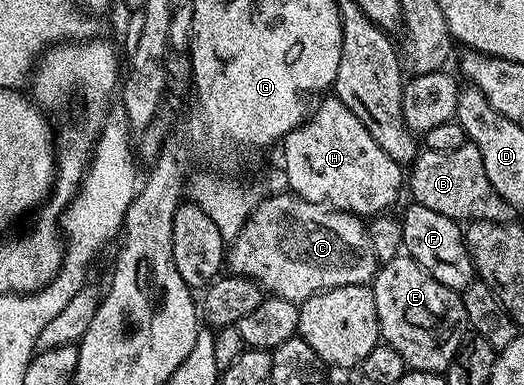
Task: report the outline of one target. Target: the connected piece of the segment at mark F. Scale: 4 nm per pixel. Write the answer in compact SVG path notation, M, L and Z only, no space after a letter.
M410 204L406 215L401 215L402 245L405 253L420 264L444 288L463 291L475 281L474 261L466 247L466 236L463 227L448 216L440 216L440 212L432 212L432 208L424 208L417 204Z

